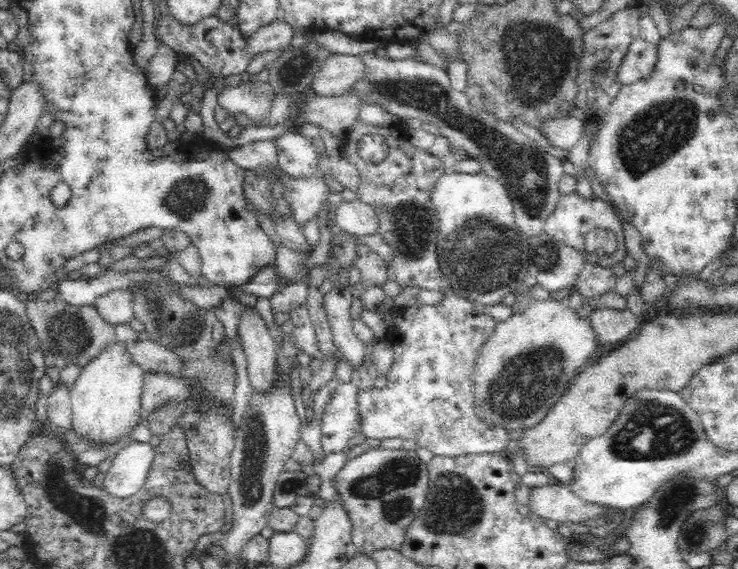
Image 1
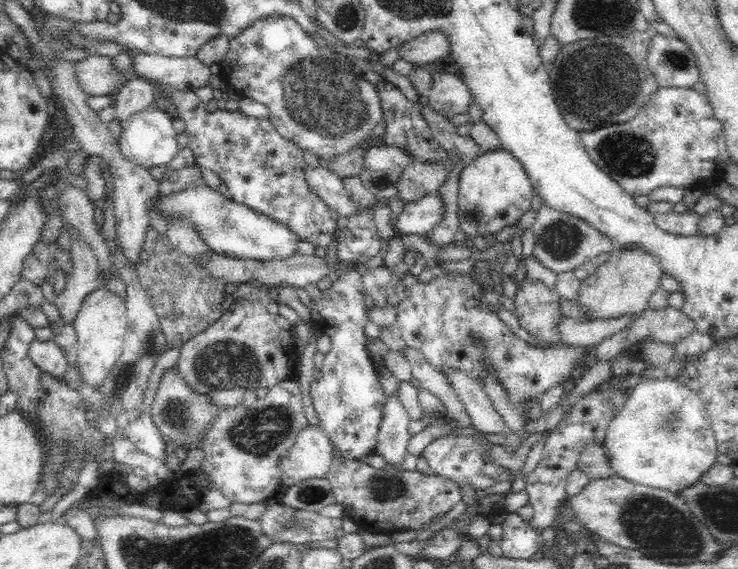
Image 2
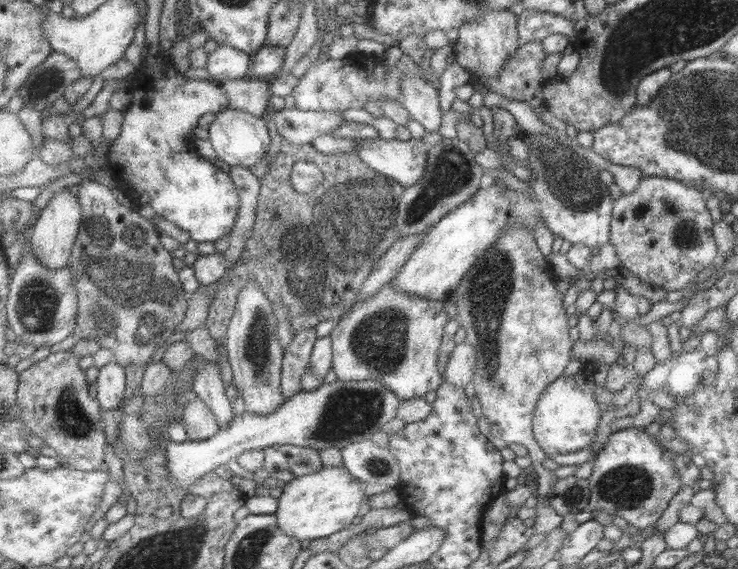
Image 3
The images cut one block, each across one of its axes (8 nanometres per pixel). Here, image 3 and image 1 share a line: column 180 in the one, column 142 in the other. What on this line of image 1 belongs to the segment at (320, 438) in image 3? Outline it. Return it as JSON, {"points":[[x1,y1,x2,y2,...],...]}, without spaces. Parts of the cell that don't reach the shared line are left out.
{"points":[[128,441,111,458,111,466,104,470,100,487,114,498,128,498,136,494,147,480,151,462,156,455,157,449,150,443]]}

